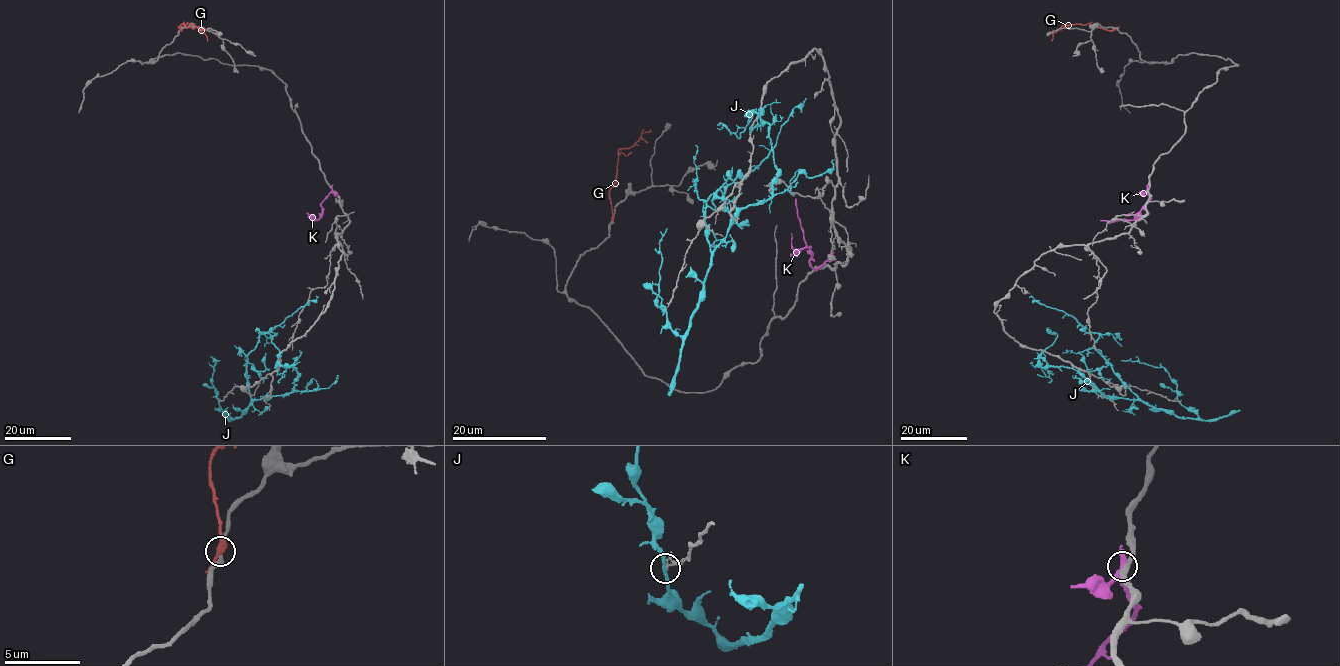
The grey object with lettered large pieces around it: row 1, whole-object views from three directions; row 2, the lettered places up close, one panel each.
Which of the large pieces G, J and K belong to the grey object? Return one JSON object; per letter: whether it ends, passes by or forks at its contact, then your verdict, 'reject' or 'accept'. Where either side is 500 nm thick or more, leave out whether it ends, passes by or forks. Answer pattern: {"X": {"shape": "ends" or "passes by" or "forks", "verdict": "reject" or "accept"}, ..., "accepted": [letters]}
{"G": {"shape": "passes by", "verdict": "reject"}, "J": {"shape": "passes by", "verdict": "reject"}, "K": {"shape": "forks", "verdict": "reject"}, "accepted": []}

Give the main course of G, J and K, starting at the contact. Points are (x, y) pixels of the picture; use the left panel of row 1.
G: (181, 28), (178, 27), (183, 24), (193, 24), (207, 40)
J: (218, 402), (238, 418), (252, 400), (294, 390), (295, 368), (280, 364), (268, 333), (255, 331)
K: (332, 189), (321, 204), (321, 217), (311, 220)

